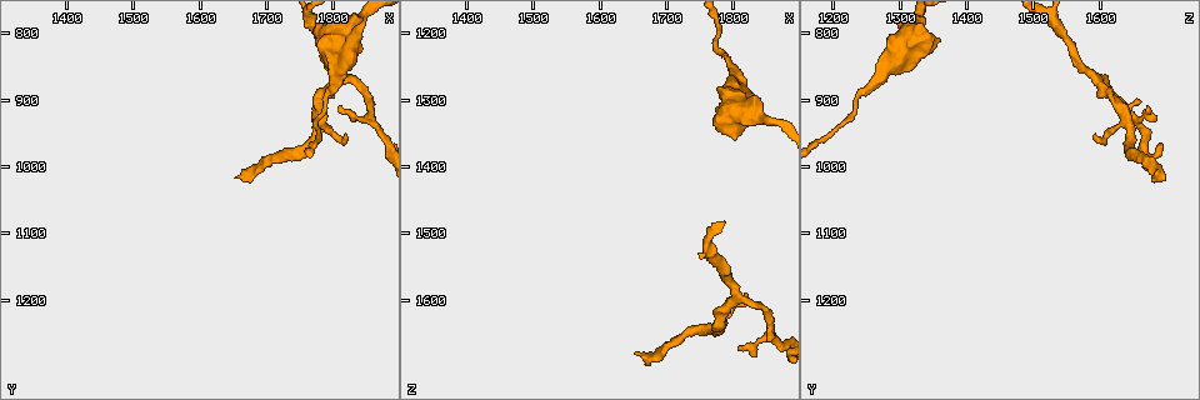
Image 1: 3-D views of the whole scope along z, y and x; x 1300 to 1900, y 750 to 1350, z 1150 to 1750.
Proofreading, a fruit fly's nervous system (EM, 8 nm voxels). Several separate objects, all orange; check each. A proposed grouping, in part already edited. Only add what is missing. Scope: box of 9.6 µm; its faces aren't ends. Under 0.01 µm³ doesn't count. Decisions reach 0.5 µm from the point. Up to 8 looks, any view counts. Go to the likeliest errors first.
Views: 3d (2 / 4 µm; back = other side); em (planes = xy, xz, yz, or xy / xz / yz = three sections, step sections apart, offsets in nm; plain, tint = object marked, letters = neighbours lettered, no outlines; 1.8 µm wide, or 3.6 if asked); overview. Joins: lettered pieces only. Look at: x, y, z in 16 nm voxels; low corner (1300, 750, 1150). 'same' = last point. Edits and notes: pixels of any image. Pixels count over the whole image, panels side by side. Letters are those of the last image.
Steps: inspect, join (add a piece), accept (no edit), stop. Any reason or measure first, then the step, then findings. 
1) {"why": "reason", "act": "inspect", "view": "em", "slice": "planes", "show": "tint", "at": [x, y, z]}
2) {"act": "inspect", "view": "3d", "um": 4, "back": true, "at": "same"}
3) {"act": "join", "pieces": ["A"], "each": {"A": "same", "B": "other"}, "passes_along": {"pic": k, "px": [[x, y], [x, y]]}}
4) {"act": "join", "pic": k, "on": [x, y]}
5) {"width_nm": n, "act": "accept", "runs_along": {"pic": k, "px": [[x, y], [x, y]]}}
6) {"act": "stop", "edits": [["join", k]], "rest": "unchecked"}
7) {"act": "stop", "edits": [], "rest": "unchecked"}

{"why": "branch stops here", "act": "inspect", "view": "3d", "um": 2, "at": [1655, 1020, 1680]}

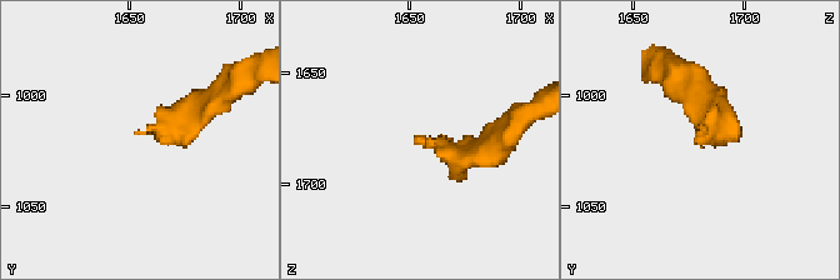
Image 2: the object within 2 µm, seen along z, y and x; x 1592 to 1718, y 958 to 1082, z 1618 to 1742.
{"act": "inspect", "view": "em", "slice": "xy", "step": 16, "show": "letters", "at": [1656, 1018, 1680]}

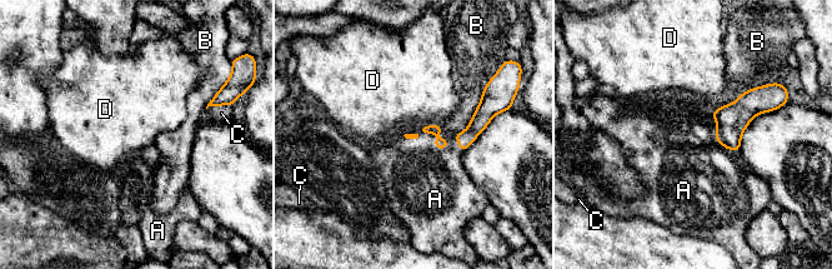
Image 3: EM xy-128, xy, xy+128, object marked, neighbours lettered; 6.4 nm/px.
{"why": "another direction", "act": "inspect", "view": "em", "slice": "xz", "step": 4, "show": "letters", "at": "same"}

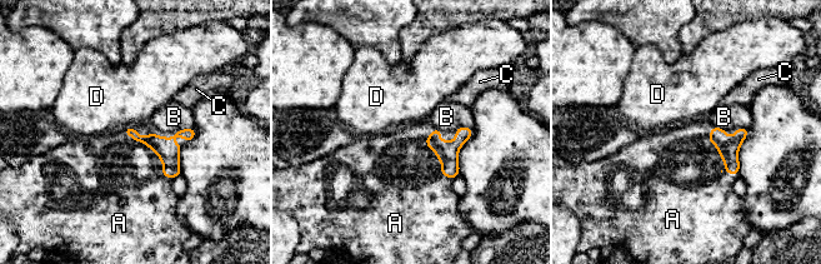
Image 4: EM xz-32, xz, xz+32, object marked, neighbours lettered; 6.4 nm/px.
{"act": "join", "pieces": ["A"], "each": {"A": "same", "B": "other", "C": "other", "D": "other"}, "passes_along": {"pic": 4, "px": [[729, 148], [719, 150], [702, 185]]}, "found": "the neuron continues"}

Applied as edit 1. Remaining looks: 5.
{"why": "free end", "act": "inspect", "view": "em", "um": 3.6, "slice": "planes", "show": "letters", "at": [1810, 915, 1670]}

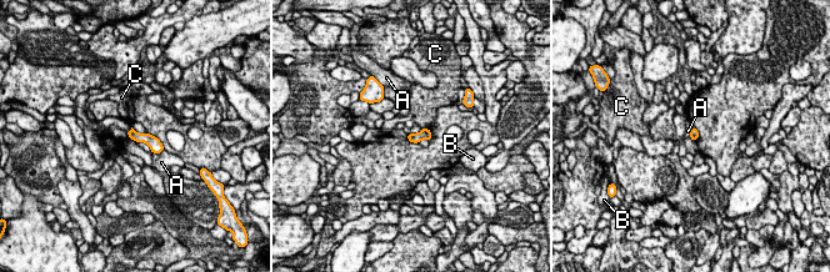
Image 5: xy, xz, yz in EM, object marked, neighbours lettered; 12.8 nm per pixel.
{"act": "accept", "each": {"A": "other", "B": "other", "C": "other"}, "found": "none of them fits"}

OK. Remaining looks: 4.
{"why": "calibre changes", "act": "inspect", "view": "em", "slice": "planes", "show": "tint", "at": [1800, 875, 1270]}

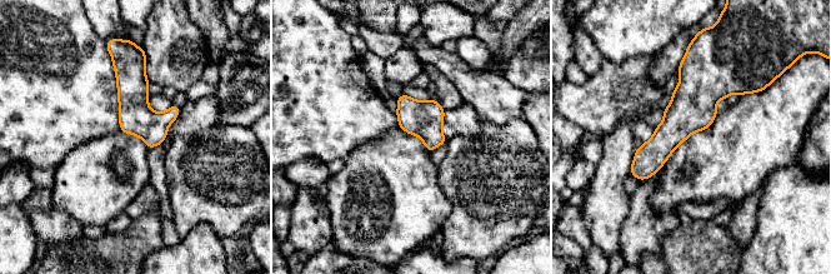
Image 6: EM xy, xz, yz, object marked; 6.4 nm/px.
{"act": "inspect", "view": "em", "slice": "planes", "show": "letters", "at": "same"}

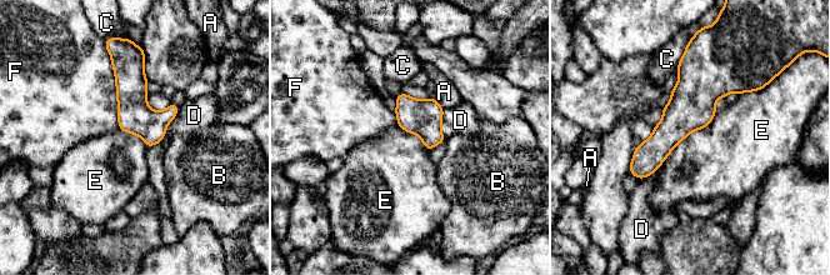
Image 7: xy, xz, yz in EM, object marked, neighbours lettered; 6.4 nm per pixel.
{"width_nm": 220, "act": "accept", "each": {"A": "other", "B": "other", "C": "other", "D": "other", "E": "other", "F": "other"}, "border": {"pic": 7, "px": [[716, 111], [656, 169]]}, "found": "no lettered piece goes on from it"}

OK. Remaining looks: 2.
{"why": "calibre changes", "act": "inspect", "view": "em", "um": 3.6, "slice": "planes", "show": "letters", "at": [1825, 790, 1325]}

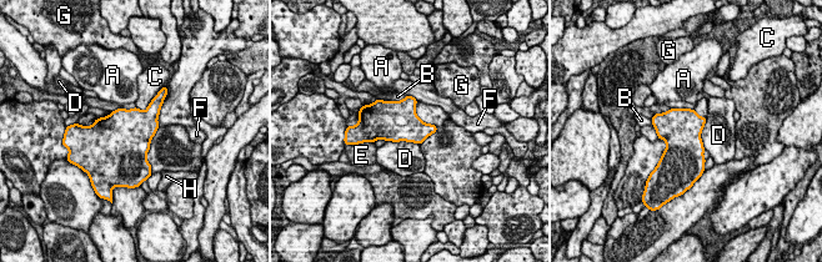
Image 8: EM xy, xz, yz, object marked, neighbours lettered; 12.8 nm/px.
{"act": "accept", "each": {"A": "other", "B": "other", "C": "other", "D": "other", "E": "other", "F": "other", "G": "other", "H": "other"}, "border": {"pic": 8, "px": [[386, 140], [414, 141], [419, 145]]}, "found": "no lettered piece goes on from it"}

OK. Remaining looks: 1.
{"act": "stop", "edits": [["join", 4]], "rest": "unchecked"}

